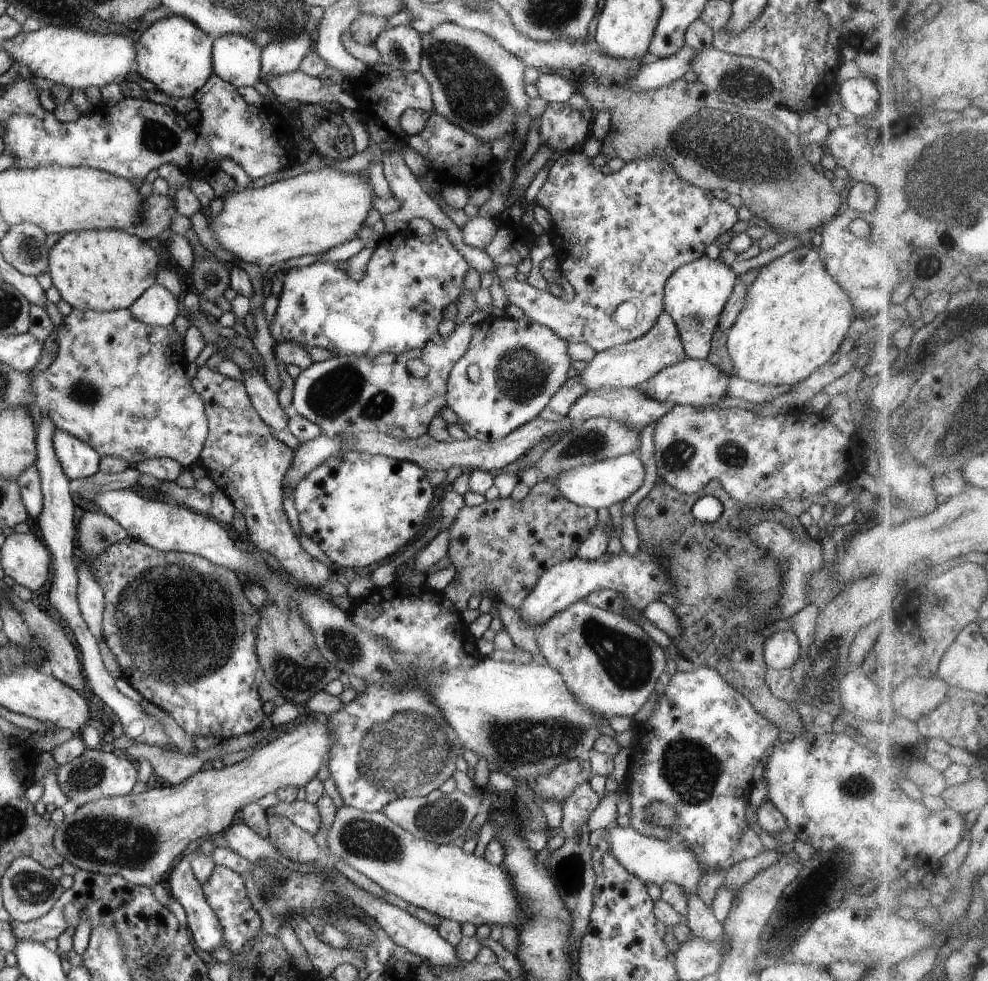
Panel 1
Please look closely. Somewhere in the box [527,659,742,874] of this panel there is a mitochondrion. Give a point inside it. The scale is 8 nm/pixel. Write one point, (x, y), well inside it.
(691, 770)

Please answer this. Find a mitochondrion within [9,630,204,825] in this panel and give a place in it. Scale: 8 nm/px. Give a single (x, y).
(86, 776)

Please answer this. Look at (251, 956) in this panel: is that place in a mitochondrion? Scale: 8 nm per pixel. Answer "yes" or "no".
no

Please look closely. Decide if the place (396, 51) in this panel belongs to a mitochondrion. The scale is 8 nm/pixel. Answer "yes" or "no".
yes

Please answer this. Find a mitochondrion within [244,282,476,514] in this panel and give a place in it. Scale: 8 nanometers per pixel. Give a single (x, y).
(342, 389)

